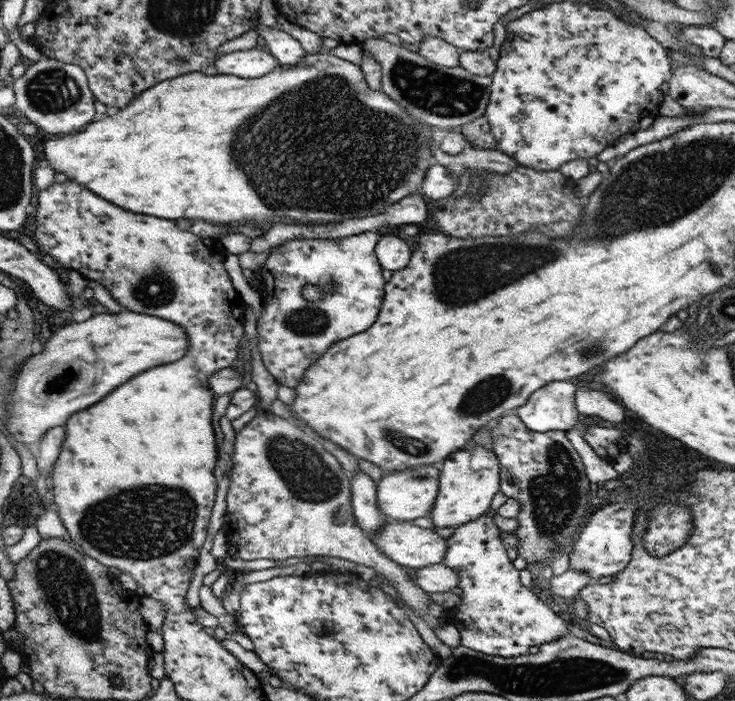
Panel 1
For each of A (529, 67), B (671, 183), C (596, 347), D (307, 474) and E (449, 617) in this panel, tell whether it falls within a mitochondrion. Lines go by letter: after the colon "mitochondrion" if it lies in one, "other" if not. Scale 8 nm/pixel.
A: other
B: mitochondrion
C: mitochondrion
D: mitochondrion
E: other

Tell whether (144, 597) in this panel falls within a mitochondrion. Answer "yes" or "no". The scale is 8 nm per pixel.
no

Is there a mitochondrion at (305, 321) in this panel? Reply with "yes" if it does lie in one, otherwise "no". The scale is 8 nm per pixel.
yes

